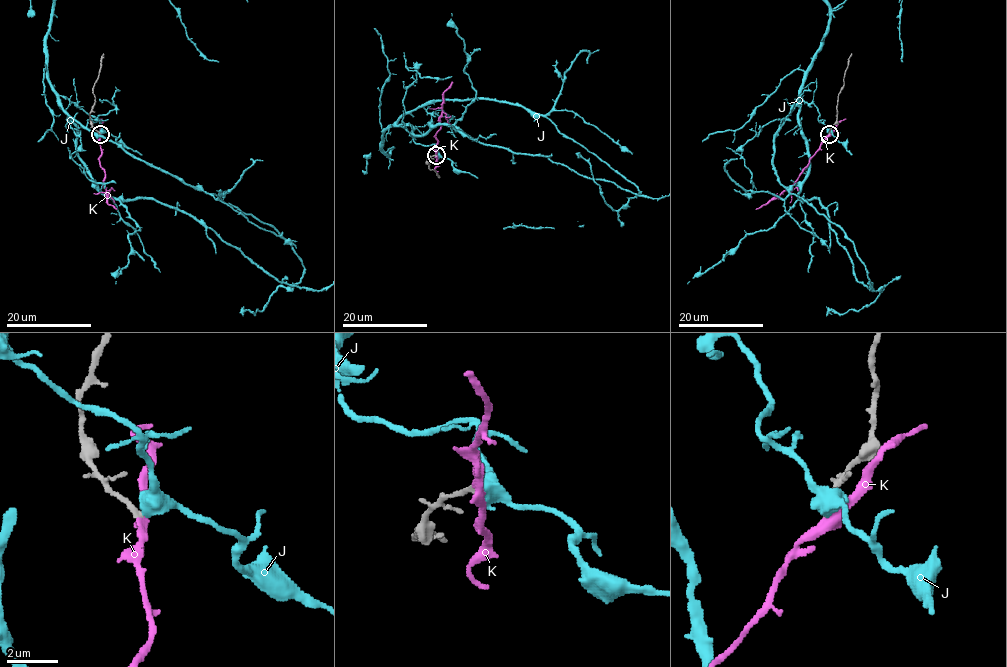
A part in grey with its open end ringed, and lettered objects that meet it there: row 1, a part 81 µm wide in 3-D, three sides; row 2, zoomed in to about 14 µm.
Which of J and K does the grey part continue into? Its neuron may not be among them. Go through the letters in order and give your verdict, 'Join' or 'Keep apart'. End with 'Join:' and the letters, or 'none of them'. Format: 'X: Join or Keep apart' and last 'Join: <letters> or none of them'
J: Keep apart
K: Join
Join: K

